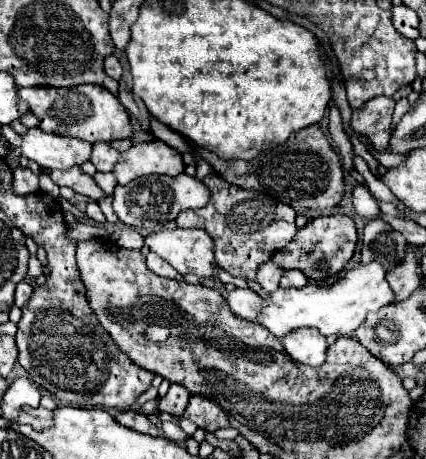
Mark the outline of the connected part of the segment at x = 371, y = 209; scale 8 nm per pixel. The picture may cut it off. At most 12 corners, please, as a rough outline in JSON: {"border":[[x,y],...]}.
{"border":[[356,184],[352,204],[362,218],[380,218],[380,200],[368,184]]}

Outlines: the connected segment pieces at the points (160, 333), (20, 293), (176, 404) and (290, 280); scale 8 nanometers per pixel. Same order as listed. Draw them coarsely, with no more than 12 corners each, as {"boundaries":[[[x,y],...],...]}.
{"boundaries":[[[148,326],[146,338],[164,342],[169,330],[162,326]],[[20,282],[16,288],[16,306],[28,302],[32,286]],[[172,384],[158,400],[158,410],[182,416],[190,392]],[[286,270],[280,280],[282,288],[300,288],[308,278],[298,270]]]}

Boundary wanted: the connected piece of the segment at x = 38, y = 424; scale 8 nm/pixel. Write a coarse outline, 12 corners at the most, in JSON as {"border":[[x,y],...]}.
{"border":[[38,408],[20,410],[18,424],[35,430],[52,426],[52,412]]}

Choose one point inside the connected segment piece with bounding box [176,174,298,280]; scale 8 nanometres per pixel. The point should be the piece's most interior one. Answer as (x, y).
(246, 226)

